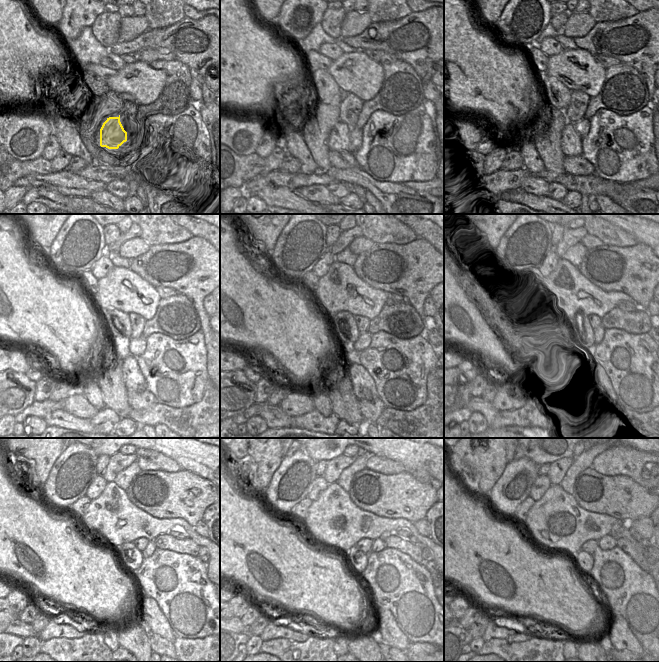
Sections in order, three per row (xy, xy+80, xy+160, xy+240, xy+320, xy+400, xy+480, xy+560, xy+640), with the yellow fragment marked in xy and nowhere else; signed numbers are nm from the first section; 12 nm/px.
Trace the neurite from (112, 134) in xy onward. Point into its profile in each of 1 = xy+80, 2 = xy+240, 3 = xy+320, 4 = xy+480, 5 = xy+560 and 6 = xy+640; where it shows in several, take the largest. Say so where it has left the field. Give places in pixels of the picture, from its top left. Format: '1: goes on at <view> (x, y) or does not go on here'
1: goes on at xy+80 (339, 139)
2: goes on at xy+240 (134, 381)
3: goes on at xy+320 (363, 386)
4: goes on at xy+480 (152, 618)
5: goes on at xy+560 (388, 632)
6: goes on at xy+640 (619, 637)

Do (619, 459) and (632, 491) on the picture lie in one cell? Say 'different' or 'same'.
different

